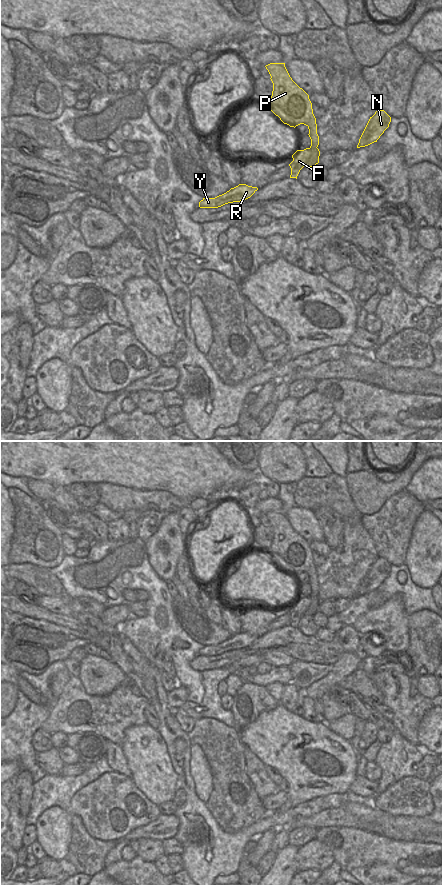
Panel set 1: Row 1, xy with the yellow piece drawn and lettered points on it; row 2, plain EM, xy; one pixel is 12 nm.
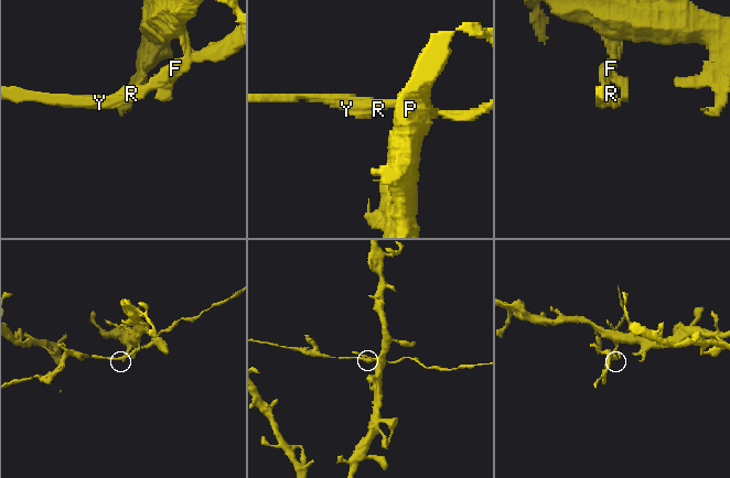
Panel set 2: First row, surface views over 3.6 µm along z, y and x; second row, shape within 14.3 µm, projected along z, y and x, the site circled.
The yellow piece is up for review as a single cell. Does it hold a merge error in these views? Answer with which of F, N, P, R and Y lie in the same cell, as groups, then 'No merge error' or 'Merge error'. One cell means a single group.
Groups: F N R Y / P. Merge error

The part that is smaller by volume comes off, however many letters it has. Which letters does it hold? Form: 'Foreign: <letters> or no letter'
Foreign: F, N, R, Y

